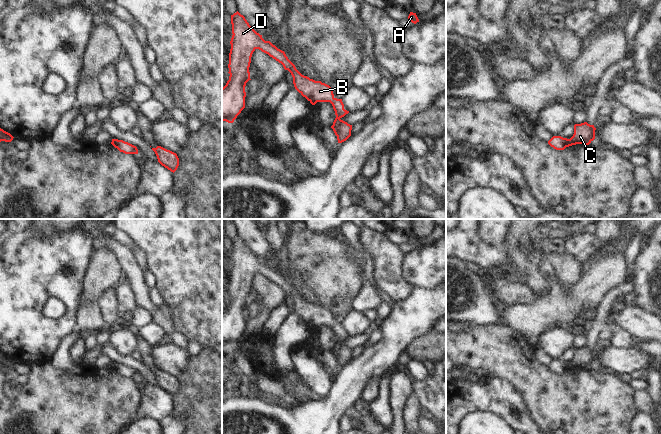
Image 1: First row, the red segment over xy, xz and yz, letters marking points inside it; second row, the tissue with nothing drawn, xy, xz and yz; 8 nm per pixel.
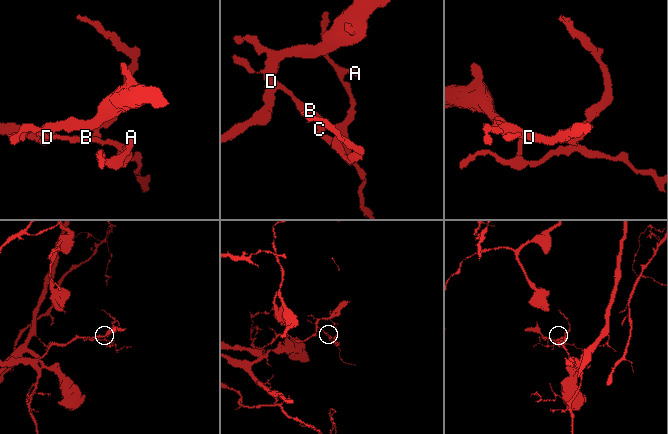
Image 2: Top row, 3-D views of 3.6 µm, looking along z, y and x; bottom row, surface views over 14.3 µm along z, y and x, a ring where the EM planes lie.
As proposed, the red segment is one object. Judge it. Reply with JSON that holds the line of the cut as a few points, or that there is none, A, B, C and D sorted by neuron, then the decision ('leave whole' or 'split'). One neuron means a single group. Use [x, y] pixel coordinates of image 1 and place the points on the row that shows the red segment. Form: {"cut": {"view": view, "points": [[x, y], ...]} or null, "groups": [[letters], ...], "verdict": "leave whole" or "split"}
{"cut": {"view": "yz", "points": [[568, 139], [571, 145]]}, "groups": [["A", "B", "D"], ["C"]], "verdict": "split"}

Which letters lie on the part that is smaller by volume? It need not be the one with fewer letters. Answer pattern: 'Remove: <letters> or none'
Remove: C

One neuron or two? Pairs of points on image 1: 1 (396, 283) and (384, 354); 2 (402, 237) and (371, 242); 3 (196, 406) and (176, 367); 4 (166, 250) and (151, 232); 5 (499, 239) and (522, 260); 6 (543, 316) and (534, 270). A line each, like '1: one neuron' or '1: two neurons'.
1: two neurons
2: two neurons
3: two neurons
4: one neuron
5: two neurons
6: two neurons

